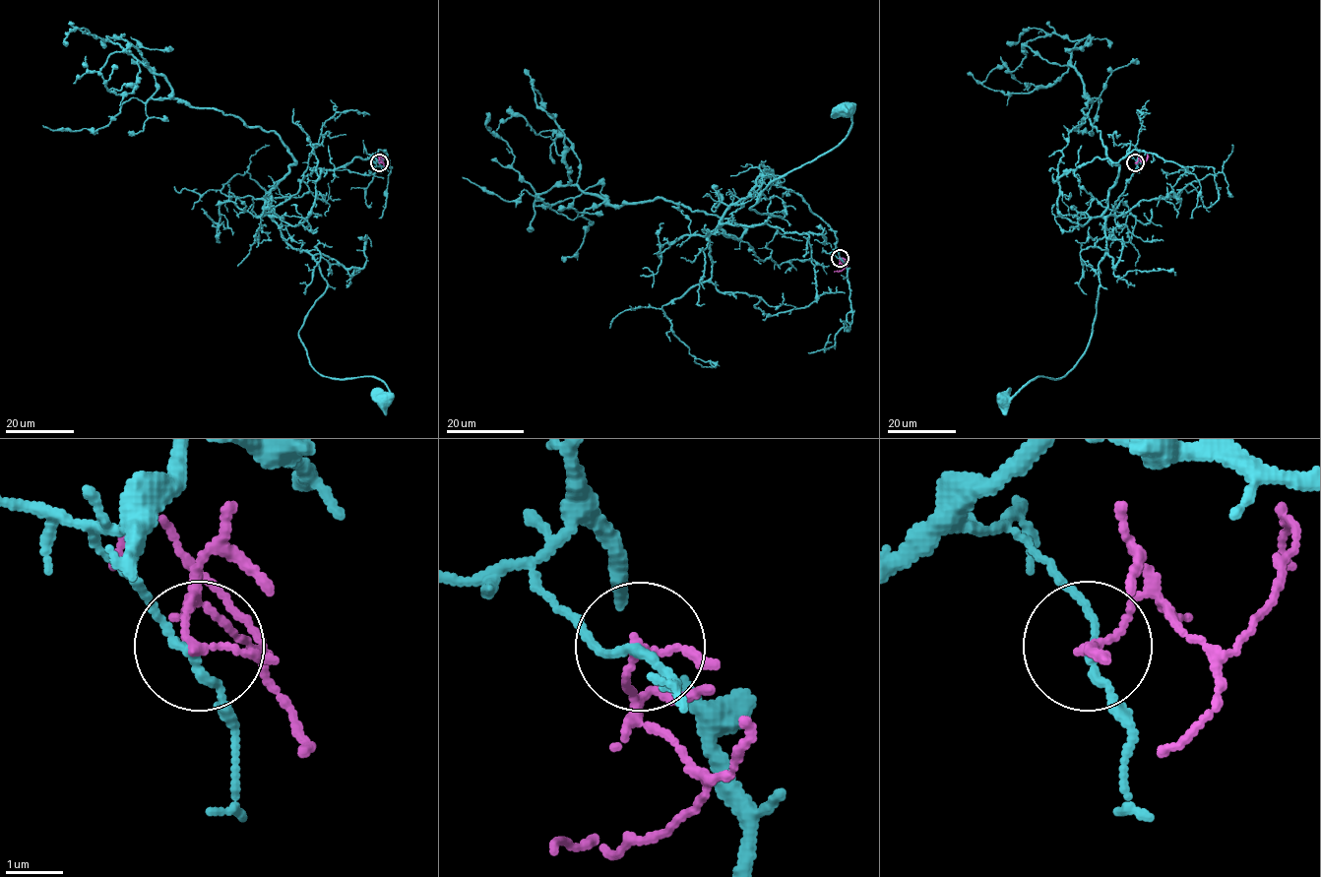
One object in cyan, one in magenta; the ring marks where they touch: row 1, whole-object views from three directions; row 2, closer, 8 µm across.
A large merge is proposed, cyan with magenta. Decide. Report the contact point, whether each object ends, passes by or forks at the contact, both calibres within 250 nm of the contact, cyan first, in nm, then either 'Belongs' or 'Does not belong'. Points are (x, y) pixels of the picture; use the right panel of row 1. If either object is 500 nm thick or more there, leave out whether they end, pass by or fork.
Place: (1135, 162). At the ring cyan passes by. At the ring magenta passes by. Thickness 110 nm (cyan) against 120 nm. Does not belong

